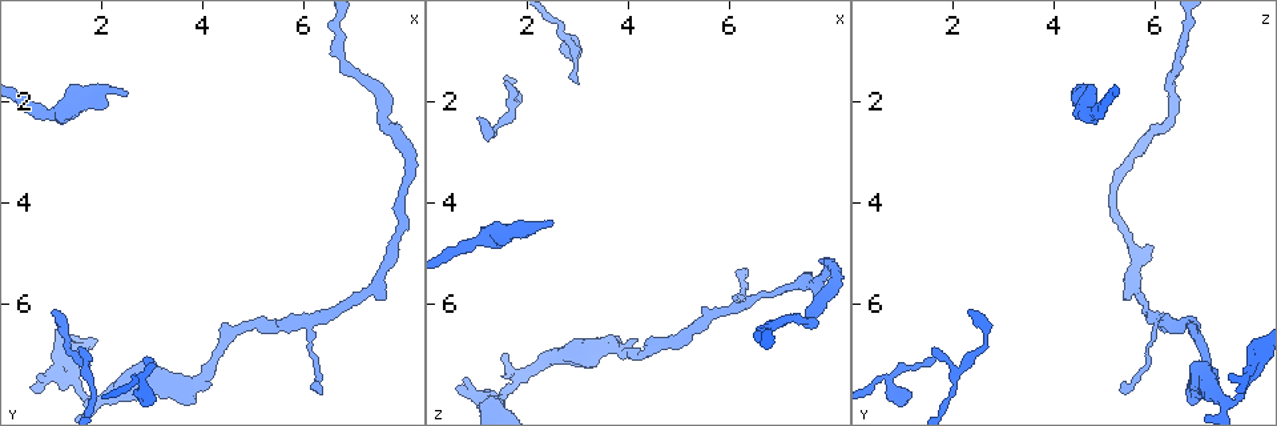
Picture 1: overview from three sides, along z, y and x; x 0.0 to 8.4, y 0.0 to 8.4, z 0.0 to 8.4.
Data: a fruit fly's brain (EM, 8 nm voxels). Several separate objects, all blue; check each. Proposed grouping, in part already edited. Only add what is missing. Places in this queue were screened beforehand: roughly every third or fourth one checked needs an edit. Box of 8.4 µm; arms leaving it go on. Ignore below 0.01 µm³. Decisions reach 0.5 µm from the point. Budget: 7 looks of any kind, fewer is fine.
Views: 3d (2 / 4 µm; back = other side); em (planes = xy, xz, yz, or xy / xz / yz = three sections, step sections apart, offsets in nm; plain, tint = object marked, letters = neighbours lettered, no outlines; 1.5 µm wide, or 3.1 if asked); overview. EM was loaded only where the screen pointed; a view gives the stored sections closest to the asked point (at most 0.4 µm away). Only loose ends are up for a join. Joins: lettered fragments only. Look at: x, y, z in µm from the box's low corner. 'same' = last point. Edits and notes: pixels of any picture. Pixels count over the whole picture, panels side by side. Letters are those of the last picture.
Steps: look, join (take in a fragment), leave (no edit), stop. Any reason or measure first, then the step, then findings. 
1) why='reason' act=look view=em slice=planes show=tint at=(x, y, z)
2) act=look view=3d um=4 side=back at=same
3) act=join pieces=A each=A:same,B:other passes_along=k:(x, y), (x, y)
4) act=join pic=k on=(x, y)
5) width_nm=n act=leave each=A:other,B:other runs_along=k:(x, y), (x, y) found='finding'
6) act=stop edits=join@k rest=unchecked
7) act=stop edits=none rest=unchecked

why='free end' act=look view=em slice=planes show=tint at=(2.55, 1.90, 4.45)

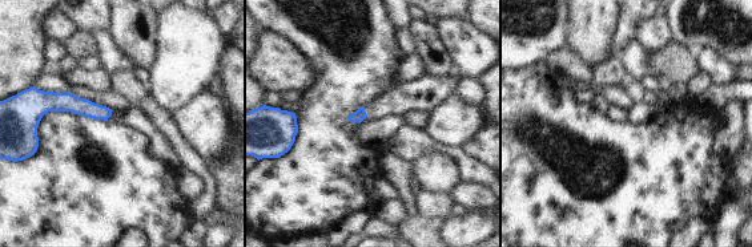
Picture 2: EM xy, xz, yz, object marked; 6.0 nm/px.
act=look view=em slice=planes show=letters at=same

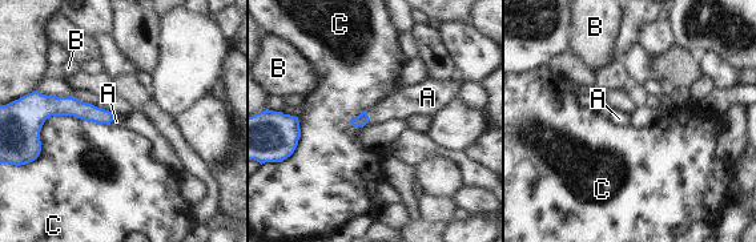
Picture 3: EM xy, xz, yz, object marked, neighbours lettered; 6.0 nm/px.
act=join pieces=A each=A:same,B:other,C:other found='the neuron continues'

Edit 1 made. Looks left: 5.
why='an open end' act=look view=3d um=2 at=(0.60, 7.60, 7.70)

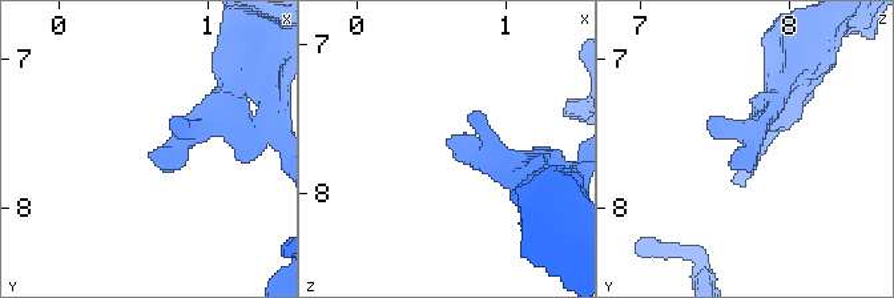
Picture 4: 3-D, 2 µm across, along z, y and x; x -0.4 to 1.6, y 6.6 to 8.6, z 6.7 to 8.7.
act=look view=em slice=planes show=letters at=(0.62, 7.60, 7.64)

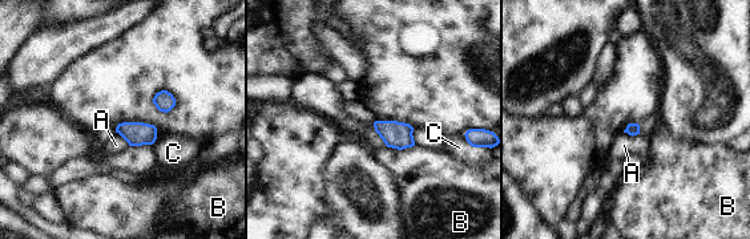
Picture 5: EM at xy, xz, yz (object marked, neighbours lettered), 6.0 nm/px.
act=leave each=A:other,B:other,C:other border=5:(623, 132), (630, 136), (638, 134) found='no lettered fragment goes on from it'

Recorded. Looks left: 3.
why='thin end' act=look view=3d um=2 at=(1.60, 6.80, 1.70)

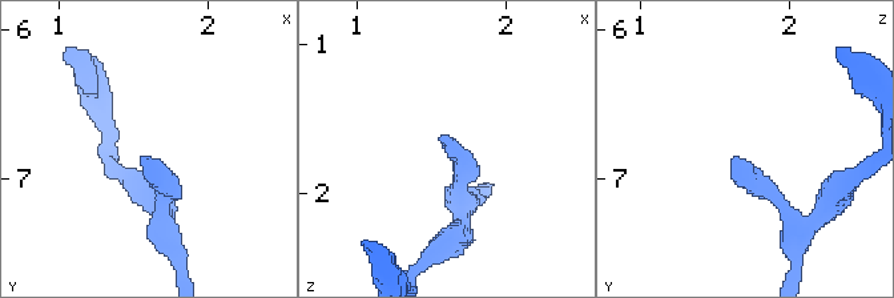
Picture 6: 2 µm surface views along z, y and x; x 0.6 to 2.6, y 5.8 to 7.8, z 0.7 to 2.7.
act=look view=em slice=xy step=4 show=tint at=(1.56, 6.86, 1.66)

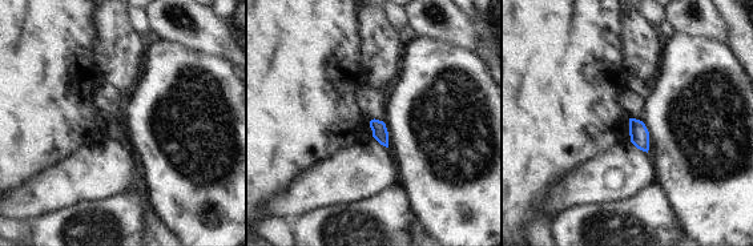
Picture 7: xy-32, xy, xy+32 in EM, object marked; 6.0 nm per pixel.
act=look view=em slice=planes show=letters at=same

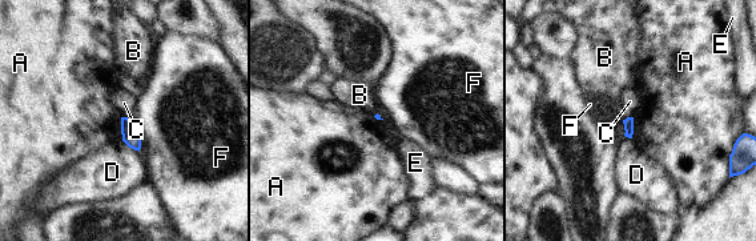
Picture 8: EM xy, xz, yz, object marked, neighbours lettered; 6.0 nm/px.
act=leave each=A:other,B:other,C:other,D:other,E:other,F:other found='none of them fits'

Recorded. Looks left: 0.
act=stop edits=join@3 rest=unchecked

